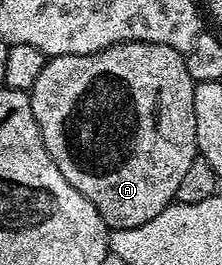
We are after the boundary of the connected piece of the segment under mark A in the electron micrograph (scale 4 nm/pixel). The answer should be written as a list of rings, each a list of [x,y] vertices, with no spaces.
[[[122,41],[120,45],[111,45],[89,55],[61,55],[48,57],[45,67],[41,67],[41,75],[37,75],[37,83],[29,91],[33,119],[41,131],[41,139],[45,143],[45,151],[57,163],[57,171],[97,207],[101,219],[111,229],[132,229],[141,227],[141,223],[149,223],[149,219],[157,219],[161,211],[165,211],[175,201],[177,186],[187,172],[188,167],[195,162],[199,152],[197,143],[197,115],[193,111],[193,95],[196,81],[189,75],[189,67],[184,54],[177,52],[173,47],[165,47],[161,43],[145,43],[144,41]]]

